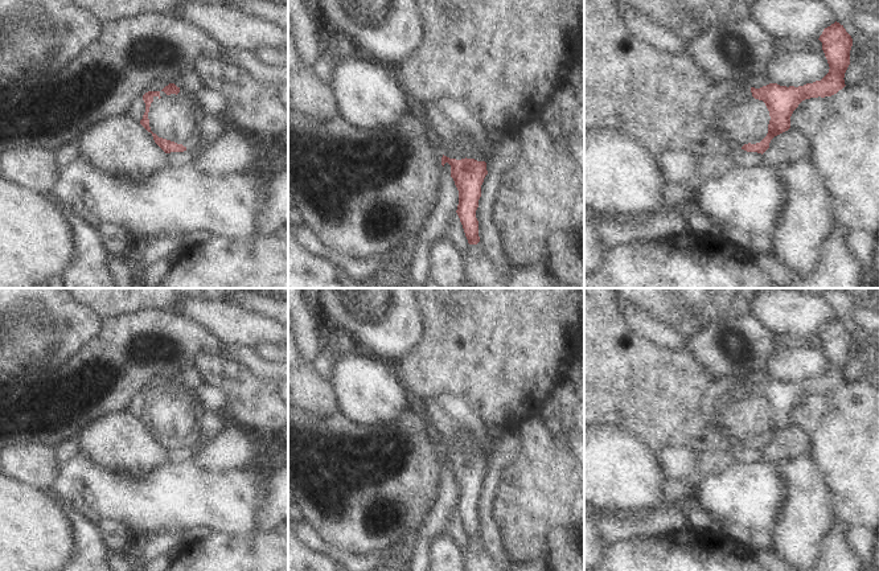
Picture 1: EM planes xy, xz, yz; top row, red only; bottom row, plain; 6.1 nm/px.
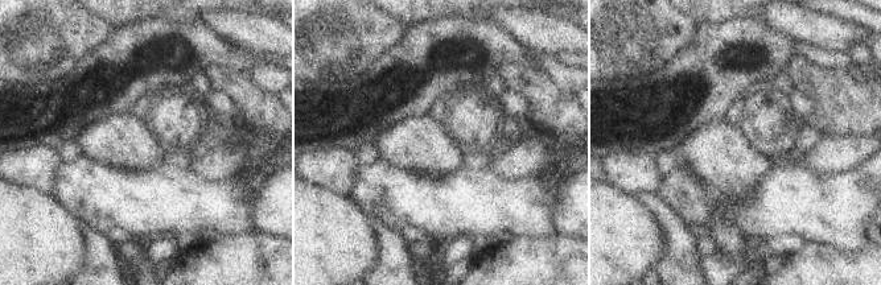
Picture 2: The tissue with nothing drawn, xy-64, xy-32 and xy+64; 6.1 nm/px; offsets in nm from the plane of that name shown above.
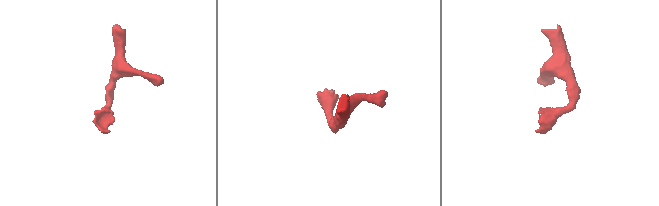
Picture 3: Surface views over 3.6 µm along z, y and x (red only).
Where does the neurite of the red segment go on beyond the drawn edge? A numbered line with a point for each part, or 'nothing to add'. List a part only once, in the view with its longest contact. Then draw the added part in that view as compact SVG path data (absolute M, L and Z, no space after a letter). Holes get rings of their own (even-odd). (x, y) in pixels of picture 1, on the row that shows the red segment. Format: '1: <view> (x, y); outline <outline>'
1: xz (461, 134); outline M441 98L432 103L426 103L426 119L432 131L441 141L441 153L449 159L475 159L485 161L493 153L493 133L490 133L478 120L477 115L459 100Z

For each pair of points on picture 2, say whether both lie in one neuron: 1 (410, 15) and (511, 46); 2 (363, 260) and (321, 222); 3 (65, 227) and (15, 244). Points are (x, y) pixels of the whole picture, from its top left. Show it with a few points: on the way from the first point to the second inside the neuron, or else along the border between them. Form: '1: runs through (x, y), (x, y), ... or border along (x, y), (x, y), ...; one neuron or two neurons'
1: border along (460, 16), (444, 16), (407, 28); two neurons
2: runs through (353, 253), (332, 232); one neuron
3: runs through (53, 238), (49, 240), (27, 240); one neuron

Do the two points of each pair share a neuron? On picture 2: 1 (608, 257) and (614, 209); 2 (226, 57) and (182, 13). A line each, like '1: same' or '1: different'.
1: same
2: different

